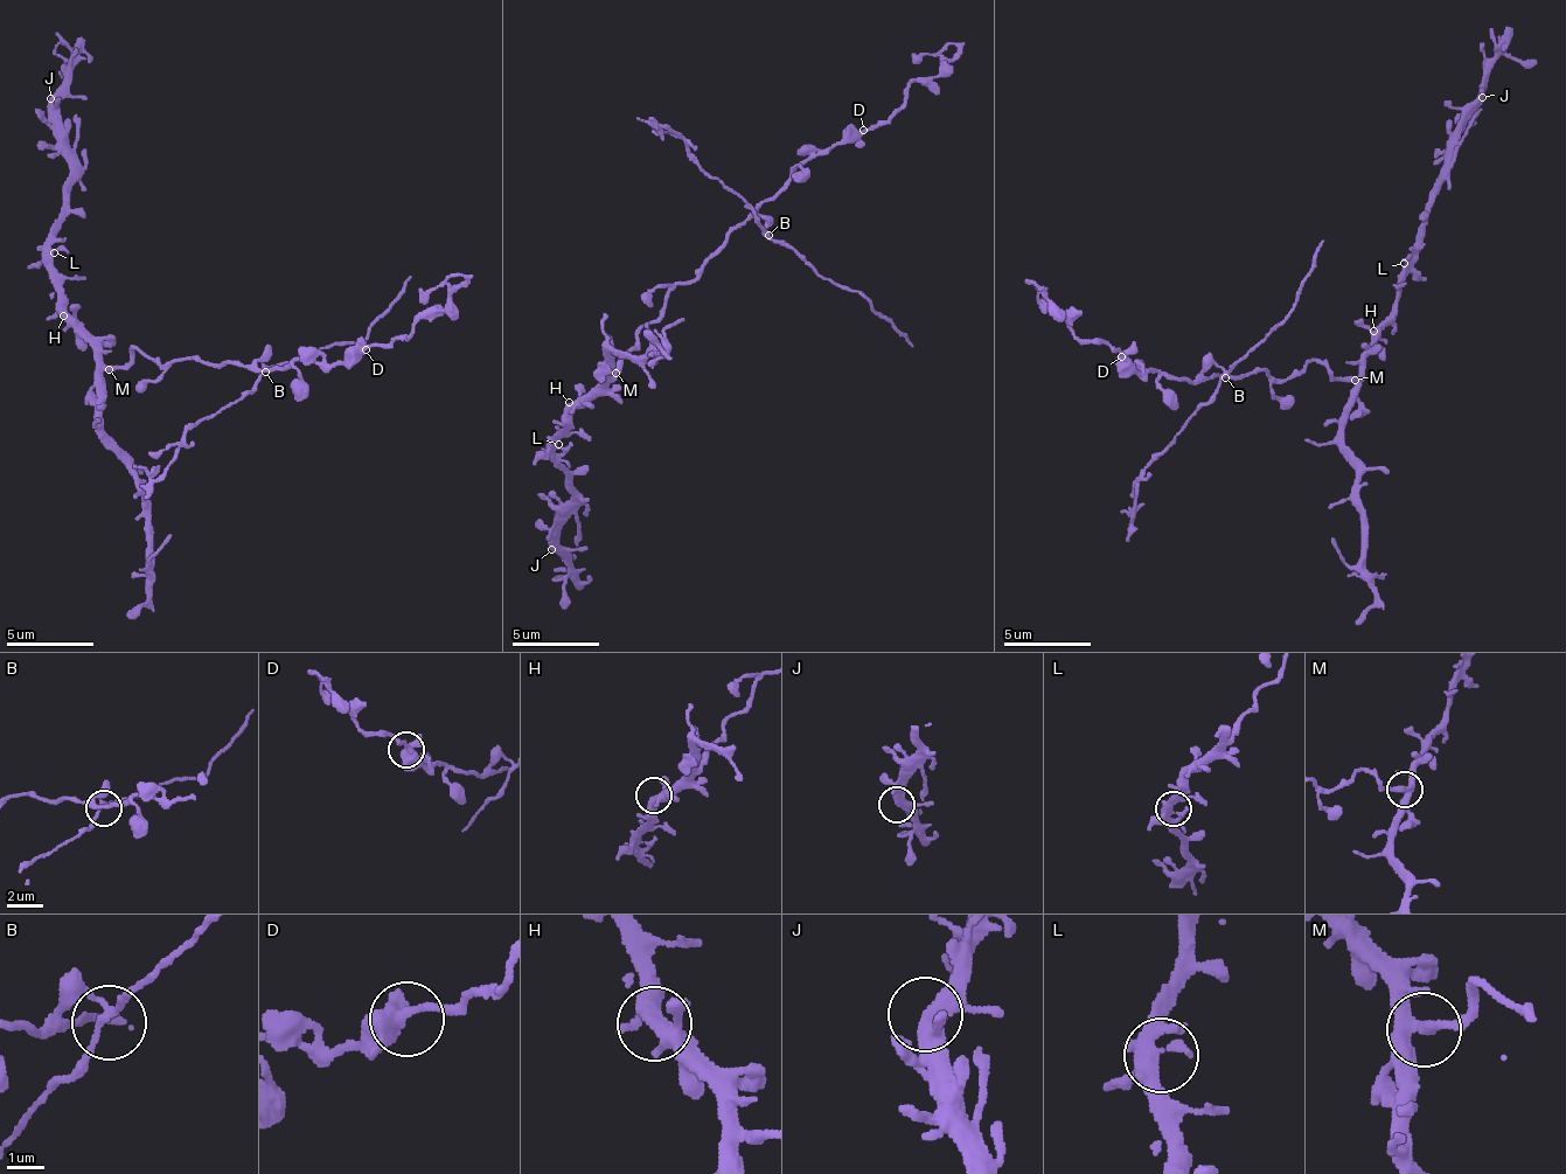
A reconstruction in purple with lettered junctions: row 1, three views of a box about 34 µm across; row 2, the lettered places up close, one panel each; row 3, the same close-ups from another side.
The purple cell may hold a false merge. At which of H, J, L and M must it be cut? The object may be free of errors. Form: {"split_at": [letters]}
{"split_at": ["M"]}

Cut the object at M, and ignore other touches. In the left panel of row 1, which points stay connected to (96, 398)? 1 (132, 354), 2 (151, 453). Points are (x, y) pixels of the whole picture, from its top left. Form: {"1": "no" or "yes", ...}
{"1": "no", "2": "no"}

